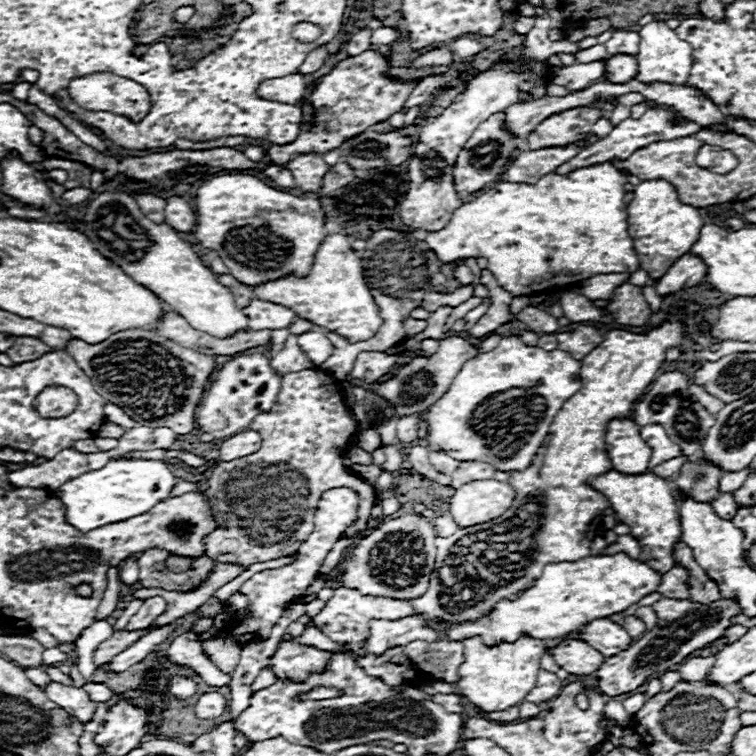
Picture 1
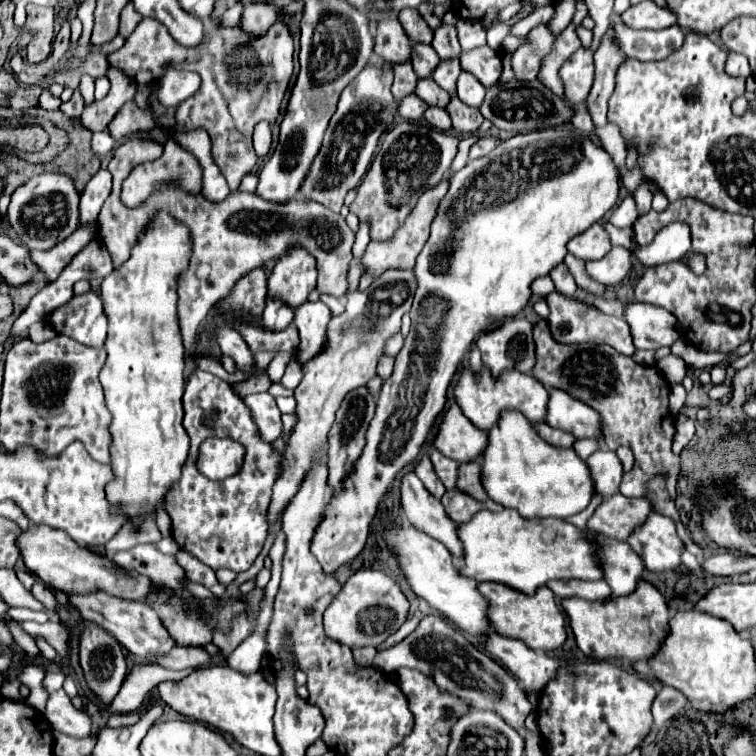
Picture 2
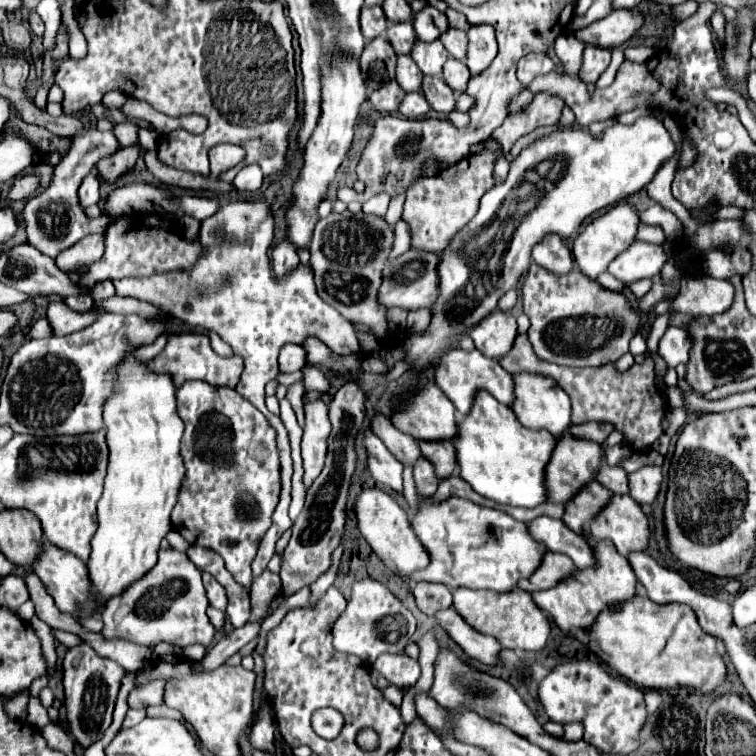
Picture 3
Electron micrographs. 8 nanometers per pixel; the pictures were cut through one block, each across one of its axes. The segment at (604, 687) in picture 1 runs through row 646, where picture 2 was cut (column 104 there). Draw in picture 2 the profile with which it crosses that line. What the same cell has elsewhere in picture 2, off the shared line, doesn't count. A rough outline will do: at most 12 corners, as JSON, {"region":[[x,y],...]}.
{"region":[[102,626],[80,636],[80,666],[102,704],[128,672],[122,644]]}

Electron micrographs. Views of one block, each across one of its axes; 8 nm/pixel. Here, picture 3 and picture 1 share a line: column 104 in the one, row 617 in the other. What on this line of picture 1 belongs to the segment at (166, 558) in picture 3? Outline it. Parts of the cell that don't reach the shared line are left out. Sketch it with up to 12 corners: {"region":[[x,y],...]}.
{"region":[[612,614],[620,624],[632,638],[640,638],[646,626],[636,616]]}

